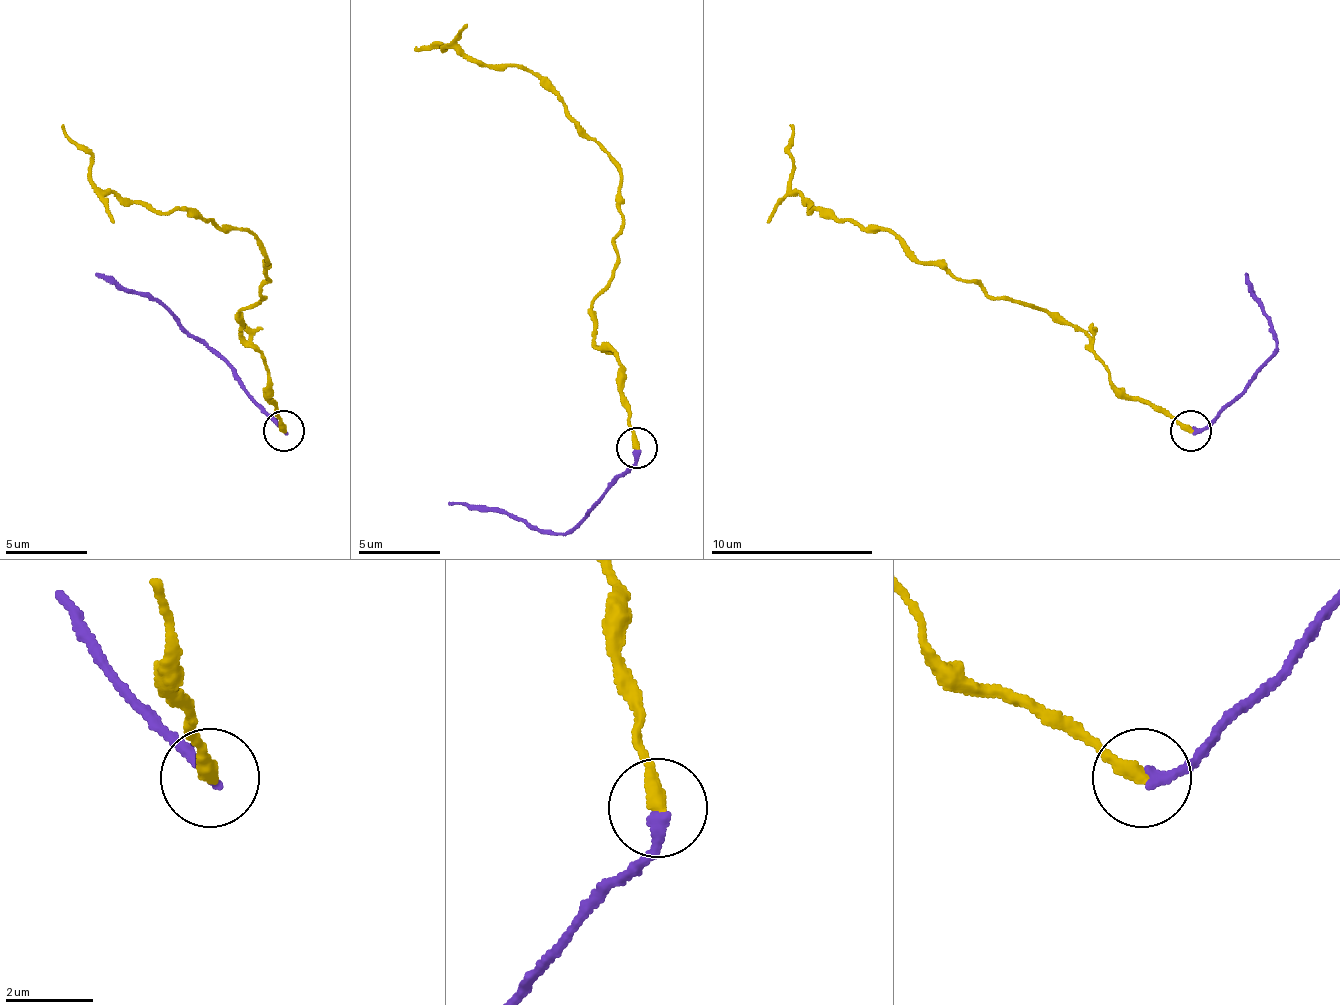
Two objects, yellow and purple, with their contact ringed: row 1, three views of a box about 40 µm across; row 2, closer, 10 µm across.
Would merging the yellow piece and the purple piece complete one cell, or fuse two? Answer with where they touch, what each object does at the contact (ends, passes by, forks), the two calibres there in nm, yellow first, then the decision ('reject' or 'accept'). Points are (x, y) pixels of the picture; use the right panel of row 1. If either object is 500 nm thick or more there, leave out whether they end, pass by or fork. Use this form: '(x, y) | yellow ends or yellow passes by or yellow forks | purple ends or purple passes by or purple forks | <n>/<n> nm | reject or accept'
(1191, 430) | yellow ends | purple ends | 340/280 nm | reject

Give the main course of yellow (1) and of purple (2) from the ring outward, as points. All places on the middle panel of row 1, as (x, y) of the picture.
1: (635, 449), (623, 367), (594, 339), (594, 298), (619, 249), (619, 163), (537, 78), (415, 45)
2: (635, 449), (635, 461), (562, 534), (541, 534), (509, 514), (468, 510), (447, 502)

